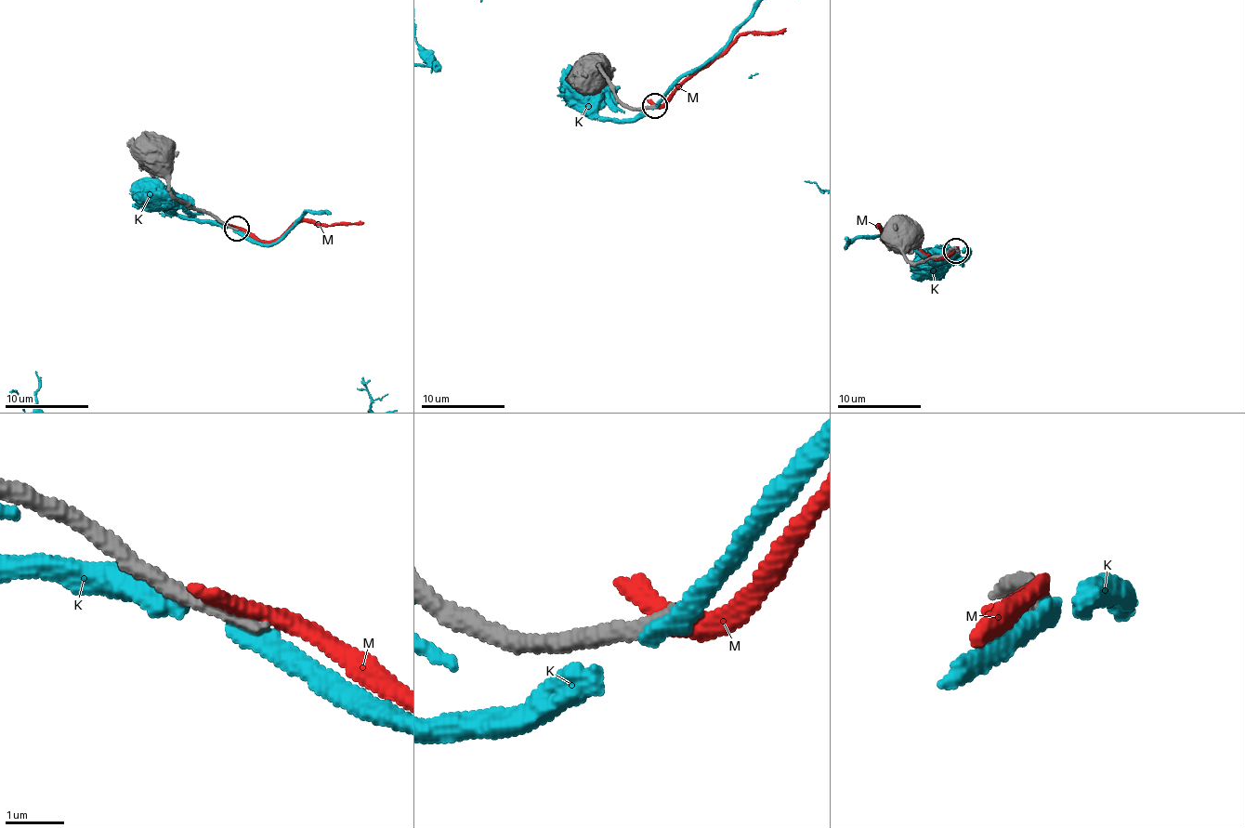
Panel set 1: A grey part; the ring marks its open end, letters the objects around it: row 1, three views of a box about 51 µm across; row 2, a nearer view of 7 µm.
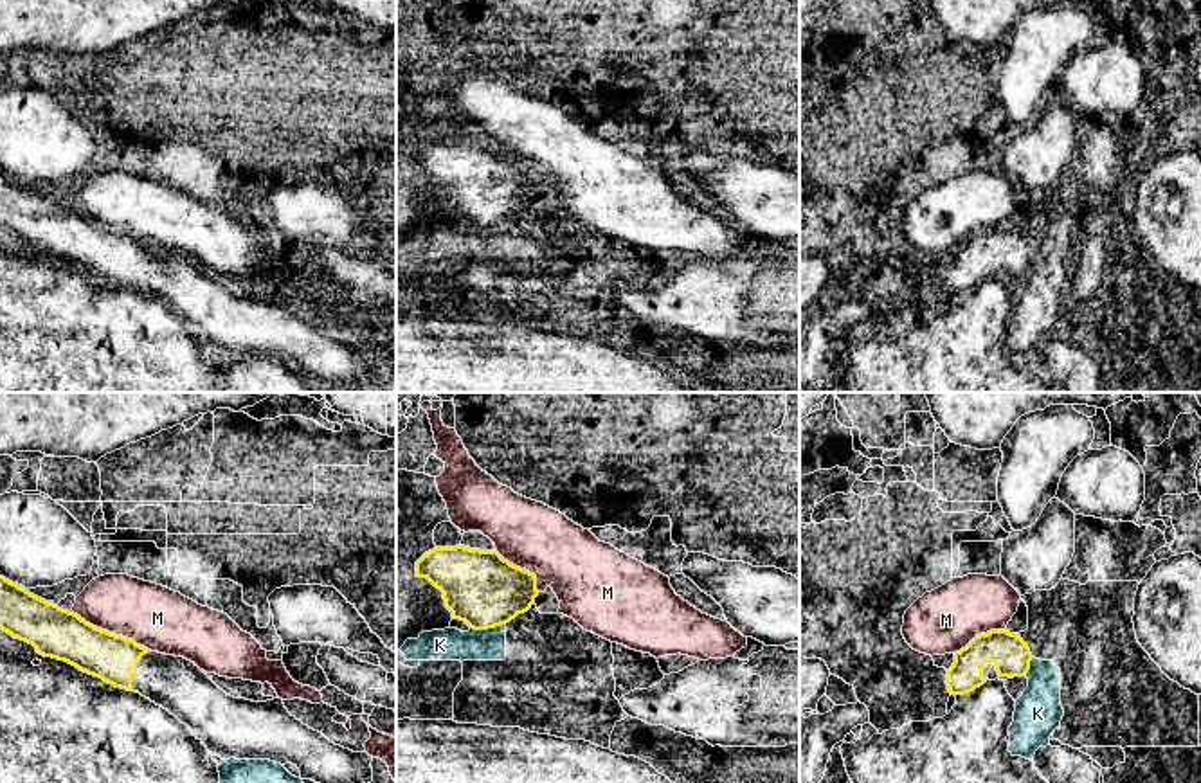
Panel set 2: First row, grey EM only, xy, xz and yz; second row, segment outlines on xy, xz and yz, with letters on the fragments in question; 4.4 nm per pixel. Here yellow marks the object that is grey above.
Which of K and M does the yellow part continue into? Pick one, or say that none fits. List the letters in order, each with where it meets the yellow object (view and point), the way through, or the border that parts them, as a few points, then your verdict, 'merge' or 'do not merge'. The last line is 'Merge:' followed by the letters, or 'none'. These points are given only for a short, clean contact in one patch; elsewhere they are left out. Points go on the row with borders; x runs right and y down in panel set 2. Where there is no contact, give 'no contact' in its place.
K: xz (487, 629) | do not merge
M: xy (112, 634) | do not merge
Merge: none

